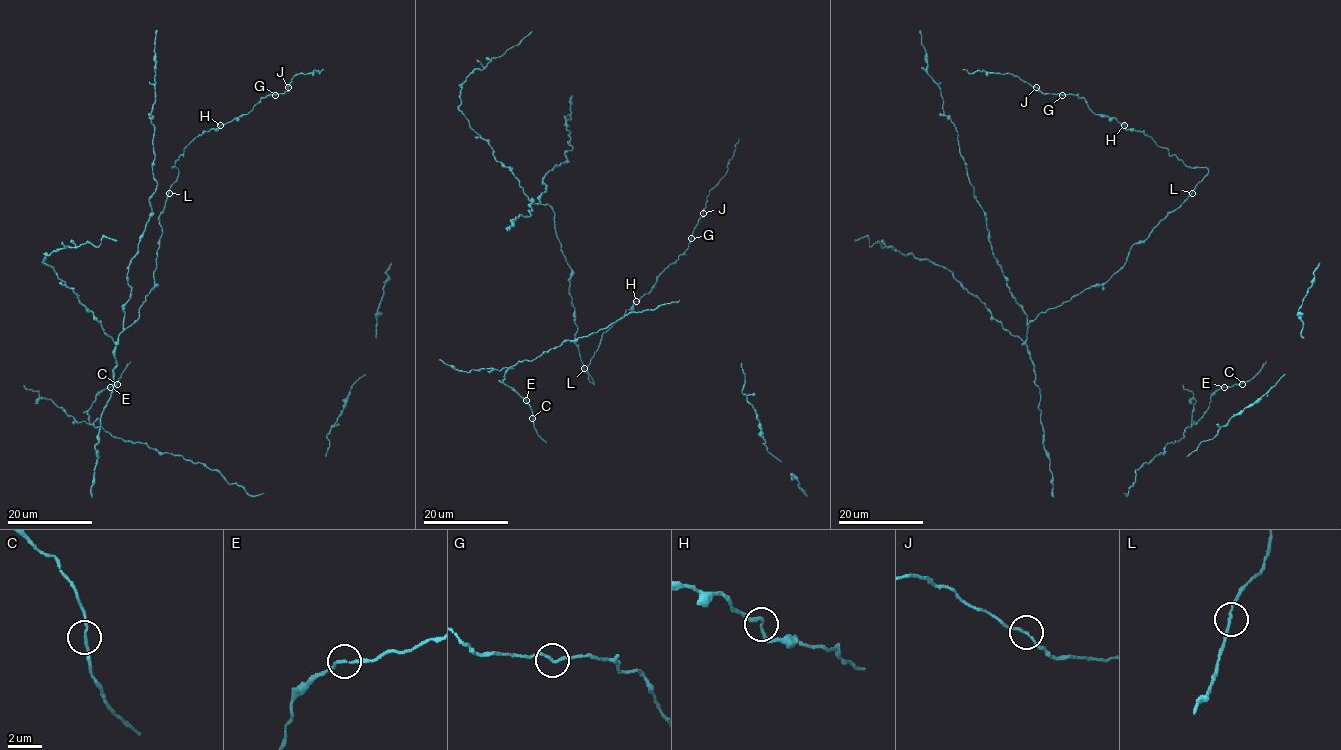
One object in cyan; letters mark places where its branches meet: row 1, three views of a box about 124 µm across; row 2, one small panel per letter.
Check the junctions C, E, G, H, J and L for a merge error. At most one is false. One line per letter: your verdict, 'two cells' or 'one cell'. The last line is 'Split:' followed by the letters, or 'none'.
C: one cell
E: one cell
G: one cell
H: one cell
J: one cell
L: one cell
Split: none

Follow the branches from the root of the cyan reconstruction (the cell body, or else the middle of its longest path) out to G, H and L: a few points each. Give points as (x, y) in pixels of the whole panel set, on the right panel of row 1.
G: (1040, 397), (1028, 324), (1104, 284), (1208, 173), (1188, 167), (1142, 131), (1095, 114), (1083, 97), (1062, 95)
H: (1040, 397), (1028, 324), (1104, 284), (1208, 173), (1124, 125)
L: (1040, 397), (1026, 343), (1028, 324), (1040, 313), (1104, 284), (1123, 266), (1130, 248), (1192, 193)

